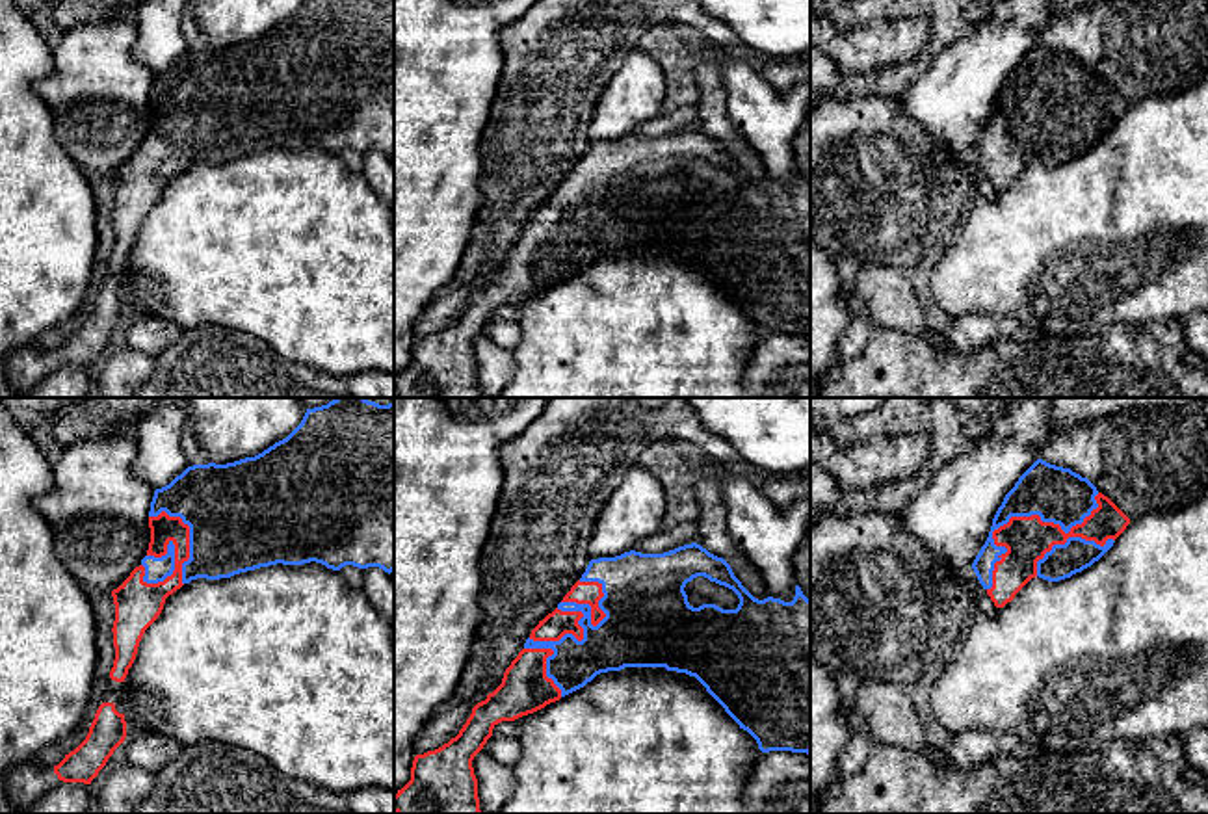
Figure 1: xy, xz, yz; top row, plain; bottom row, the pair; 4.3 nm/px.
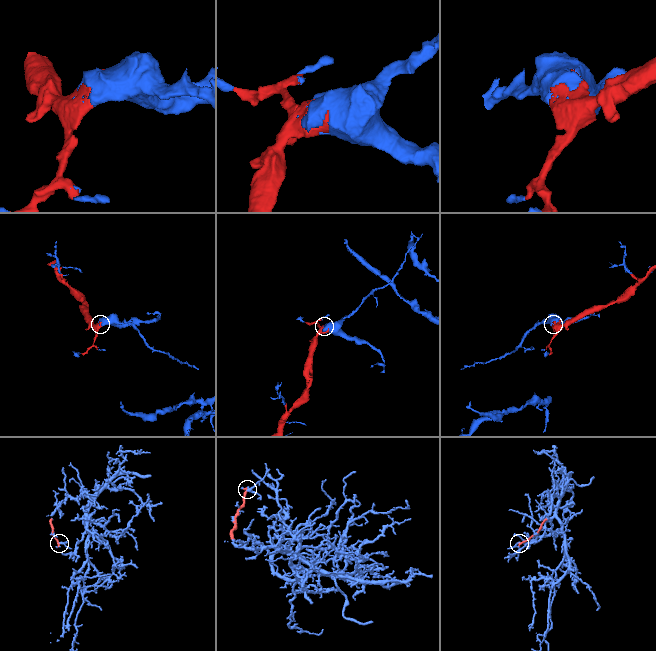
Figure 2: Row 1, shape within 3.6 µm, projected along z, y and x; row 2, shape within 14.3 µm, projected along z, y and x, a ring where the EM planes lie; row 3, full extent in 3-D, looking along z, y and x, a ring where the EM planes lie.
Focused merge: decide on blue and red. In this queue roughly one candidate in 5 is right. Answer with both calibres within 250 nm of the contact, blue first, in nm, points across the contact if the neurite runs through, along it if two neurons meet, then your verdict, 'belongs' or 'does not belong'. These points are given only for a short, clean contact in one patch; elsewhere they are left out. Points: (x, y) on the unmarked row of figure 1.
calibres 240 and 190 nm; belongs

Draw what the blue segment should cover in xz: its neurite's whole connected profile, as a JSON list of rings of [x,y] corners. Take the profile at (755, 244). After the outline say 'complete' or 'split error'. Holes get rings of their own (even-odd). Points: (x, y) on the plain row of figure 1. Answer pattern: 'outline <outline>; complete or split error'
outline [[[697,126],[663,138],[636,134],[615,141],[591,143],[582,162],[571,171],[558,191],[532,214],[524,232],[506,253],[502,268],[472,292],[455,322],[435,335],[416,338],[411,364],[394,379],[396,398],[481,398],[478,362],[472,344],[502,305],[515,305],[584,271],[597,258],[624,251],[665,251],[695,260],[725,295],[747,314],[762,336],[792,335],[810,338],[810,184],[795,169],[792,186],[768,180],[755,182],[734,160],[730,149]],[[697,160],[732,173],[740,188],[723,193],[716,188],[693,191],[684,175]]]; split error

